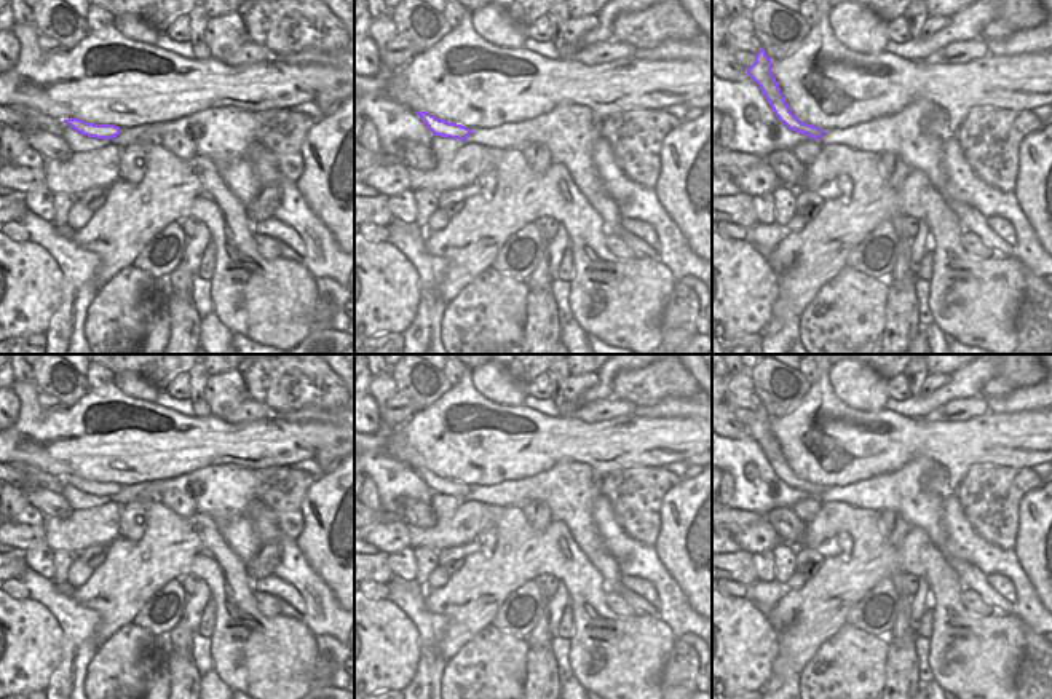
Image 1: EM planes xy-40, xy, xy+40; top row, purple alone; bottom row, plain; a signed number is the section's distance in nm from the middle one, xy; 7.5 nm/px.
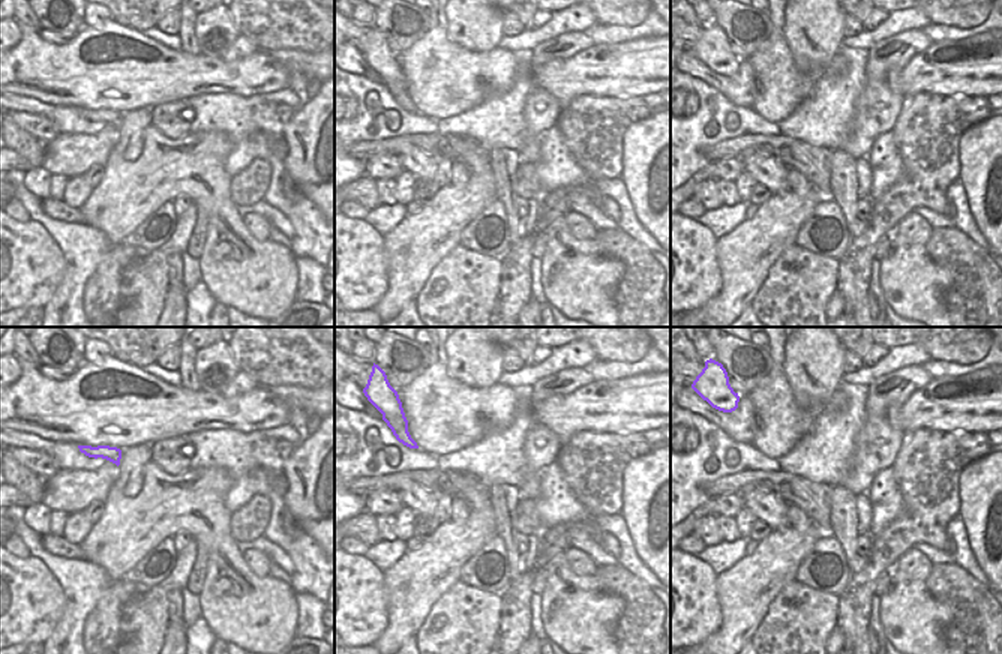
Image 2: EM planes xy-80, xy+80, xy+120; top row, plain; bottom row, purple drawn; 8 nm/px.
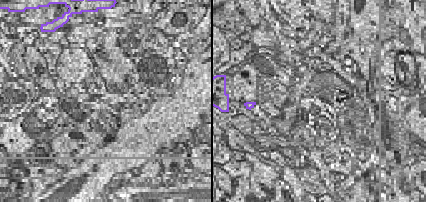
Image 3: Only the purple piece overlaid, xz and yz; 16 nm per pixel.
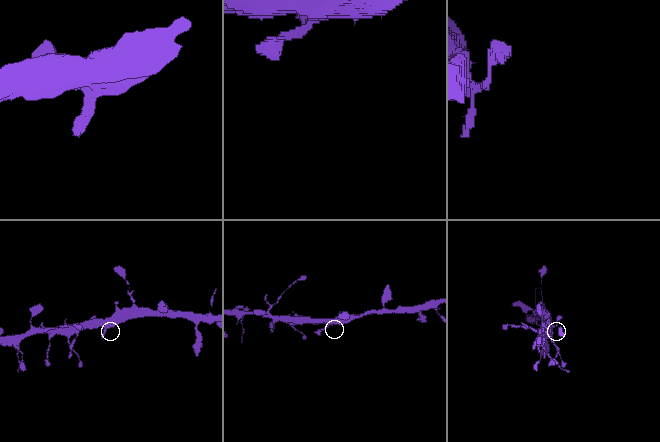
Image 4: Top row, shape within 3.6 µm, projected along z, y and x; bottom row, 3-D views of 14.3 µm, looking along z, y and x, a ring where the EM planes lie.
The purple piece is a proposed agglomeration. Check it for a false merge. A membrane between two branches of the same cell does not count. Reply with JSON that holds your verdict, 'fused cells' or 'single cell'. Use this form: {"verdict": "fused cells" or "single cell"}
{"verdict": "single cell"}

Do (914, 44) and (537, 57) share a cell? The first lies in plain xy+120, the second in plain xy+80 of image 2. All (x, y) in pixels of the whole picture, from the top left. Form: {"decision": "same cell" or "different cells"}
{"decision": "same cell"}

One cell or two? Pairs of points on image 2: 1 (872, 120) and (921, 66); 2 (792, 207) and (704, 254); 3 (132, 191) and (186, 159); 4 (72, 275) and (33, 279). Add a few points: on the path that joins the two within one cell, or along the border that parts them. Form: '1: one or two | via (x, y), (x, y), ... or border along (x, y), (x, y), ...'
1: two | border along (911, 59), (888, 74), (888, 86), (902, 96)
2: two | border along (716, 239), (716, 263), (722, 282)
3: one | via (146, 183), (173, 167)
4: two | border along (56, 242), (65, 273), (42, 305)

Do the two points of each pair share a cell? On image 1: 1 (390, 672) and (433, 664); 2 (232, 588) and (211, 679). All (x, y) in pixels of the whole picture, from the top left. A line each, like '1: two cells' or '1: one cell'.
1: two cells
2: two cells

